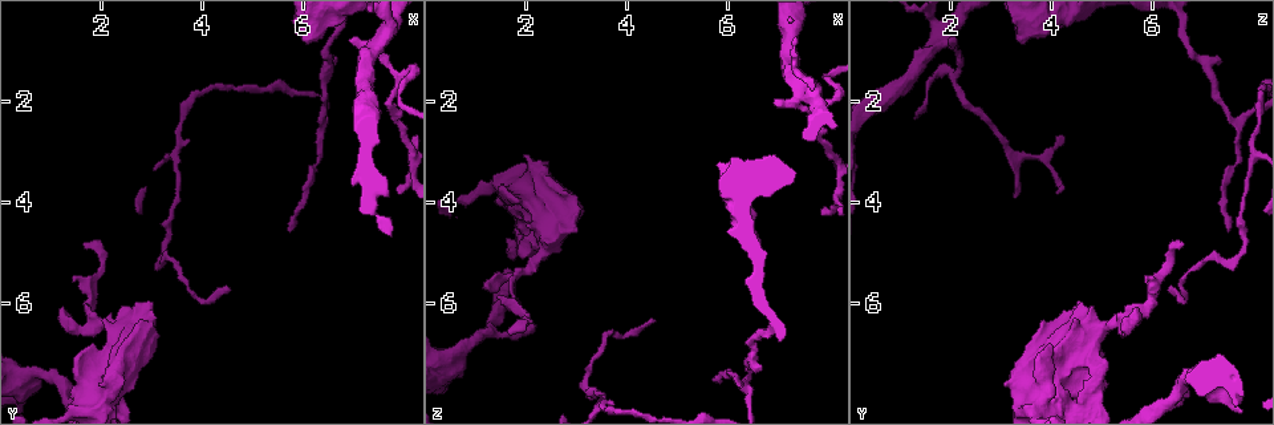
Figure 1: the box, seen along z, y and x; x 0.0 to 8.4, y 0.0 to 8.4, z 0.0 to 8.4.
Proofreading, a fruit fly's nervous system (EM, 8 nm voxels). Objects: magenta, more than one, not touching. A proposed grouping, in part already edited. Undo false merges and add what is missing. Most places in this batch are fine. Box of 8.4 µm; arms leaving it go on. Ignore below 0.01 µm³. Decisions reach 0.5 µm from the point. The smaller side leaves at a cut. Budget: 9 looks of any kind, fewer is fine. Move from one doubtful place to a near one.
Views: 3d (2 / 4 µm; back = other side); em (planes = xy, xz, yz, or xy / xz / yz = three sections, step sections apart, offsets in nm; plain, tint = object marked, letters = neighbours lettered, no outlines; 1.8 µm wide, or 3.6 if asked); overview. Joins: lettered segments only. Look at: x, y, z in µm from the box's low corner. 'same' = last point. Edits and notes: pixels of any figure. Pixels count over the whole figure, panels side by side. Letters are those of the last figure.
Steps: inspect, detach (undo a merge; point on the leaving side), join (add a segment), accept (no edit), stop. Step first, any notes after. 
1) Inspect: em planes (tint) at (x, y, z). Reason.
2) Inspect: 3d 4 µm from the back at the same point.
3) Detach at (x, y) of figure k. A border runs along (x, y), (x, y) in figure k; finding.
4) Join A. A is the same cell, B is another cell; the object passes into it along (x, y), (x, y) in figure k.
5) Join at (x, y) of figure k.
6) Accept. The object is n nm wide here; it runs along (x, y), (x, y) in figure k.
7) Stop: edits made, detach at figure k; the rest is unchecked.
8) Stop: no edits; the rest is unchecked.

Inspect: em 3.6 µm yz step 4 (tint) at (7.35, 1.05, 1.55). Four-way junction.

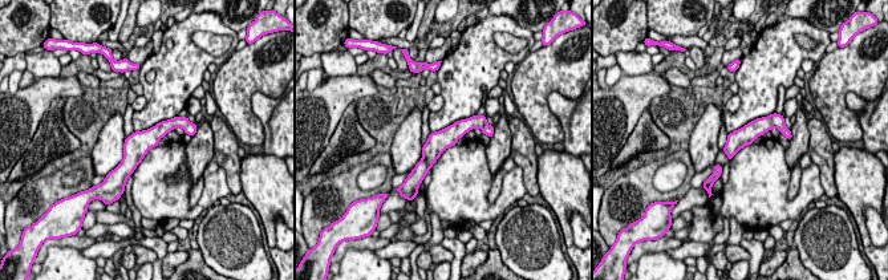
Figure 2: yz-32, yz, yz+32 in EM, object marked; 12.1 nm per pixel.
Inspect: em 3.6 µm planes (tint) at the same point. Another direction.

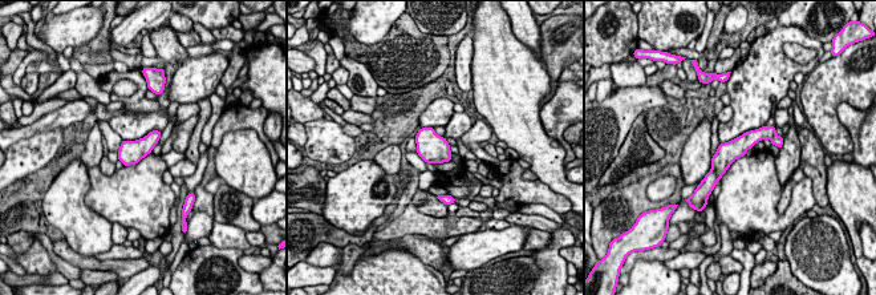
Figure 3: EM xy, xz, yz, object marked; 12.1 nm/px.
Inspect: em 3.6 µm planes (letters) at the same point.

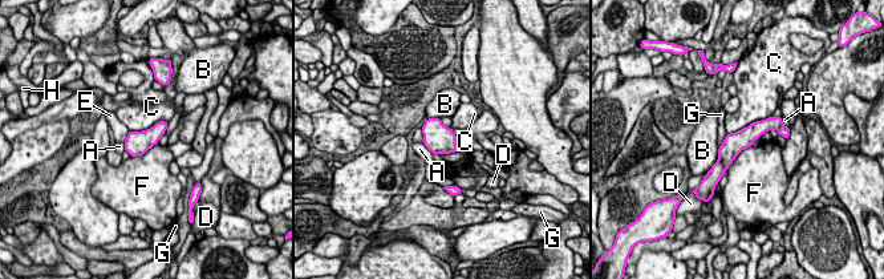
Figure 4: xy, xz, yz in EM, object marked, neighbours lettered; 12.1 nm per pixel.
Accept. A, B, C, D, E, F, G and H are other cells; a border runs along (751, 145), (745, 148), (726, 169) in figure 4; one cell here.

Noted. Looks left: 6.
Inspect: em 3.6 µm yz step 4 (letters) at (5.85, 0.70, 3.85). Free end.

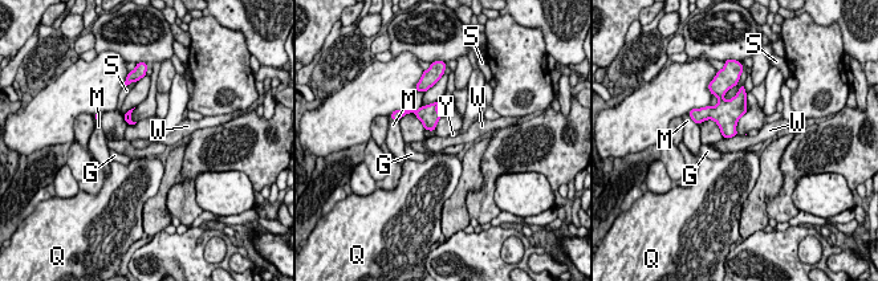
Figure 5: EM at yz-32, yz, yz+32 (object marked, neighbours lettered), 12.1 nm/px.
Accept. G, M, Q, S, W and Y are other cells; a border runs along (736, 134), (723, 138) in figure 5; none of them fits.

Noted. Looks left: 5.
Inspect: 3d 4 µm from the back at (5.75, 4.60, 7.50).

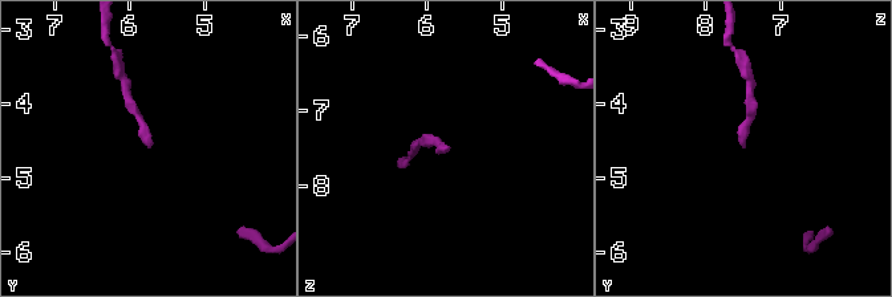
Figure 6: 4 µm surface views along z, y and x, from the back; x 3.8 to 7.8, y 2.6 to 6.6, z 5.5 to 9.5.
Inspect: em xy step 4 (tint) at (5.75, 4.60, 7.50).

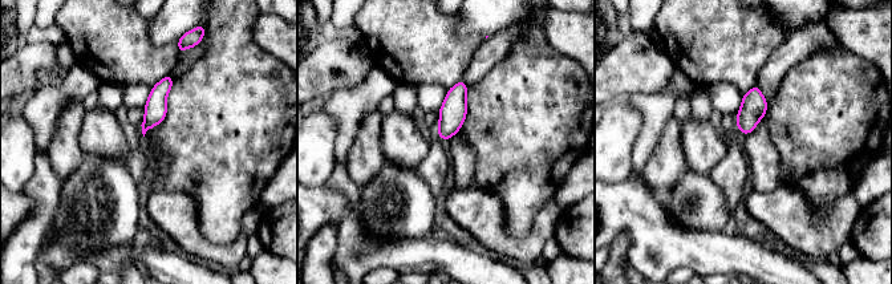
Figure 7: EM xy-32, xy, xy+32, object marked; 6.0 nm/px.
Inspect: em planes (letters) at the same point.

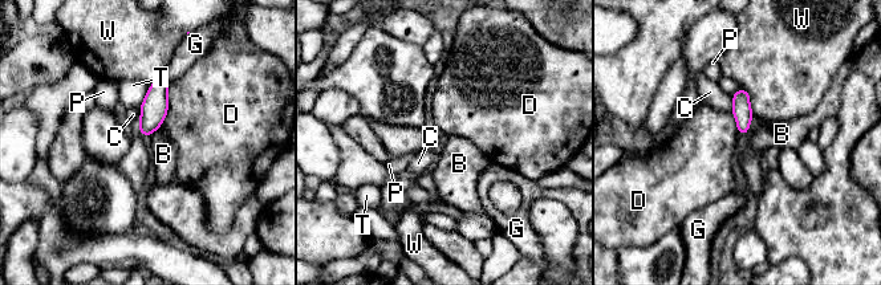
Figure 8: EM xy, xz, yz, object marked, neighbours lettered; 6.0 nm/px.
Accept. B, C, D, G, P, T and W are other cells; a border runs along (158, 127), (146, 137) in figure 8; none of them fits.

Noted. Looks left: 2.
Inspect: em 3.6 µm yz step 4 (letters) at (0.55, 7.40, 7.05). Sharp bend.

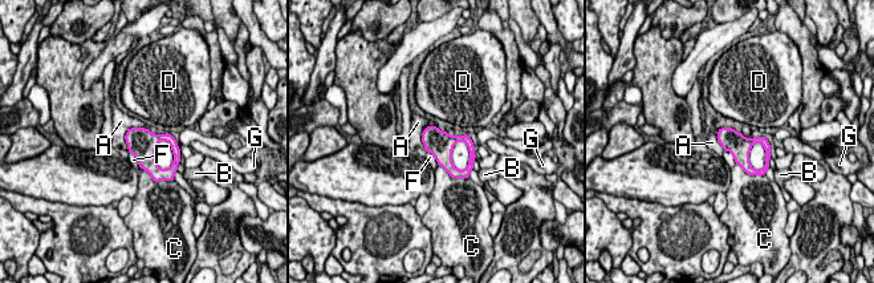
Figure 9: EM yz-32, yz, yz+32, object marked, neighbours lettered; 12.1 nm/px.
Accept. A, B, C, D, F and G are other cells; a border runs along (724, 150), (732, 154), (736, 164) in figure 9; one cell here.

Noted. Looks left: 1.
Stop: no edits; the rest is unchecked.

